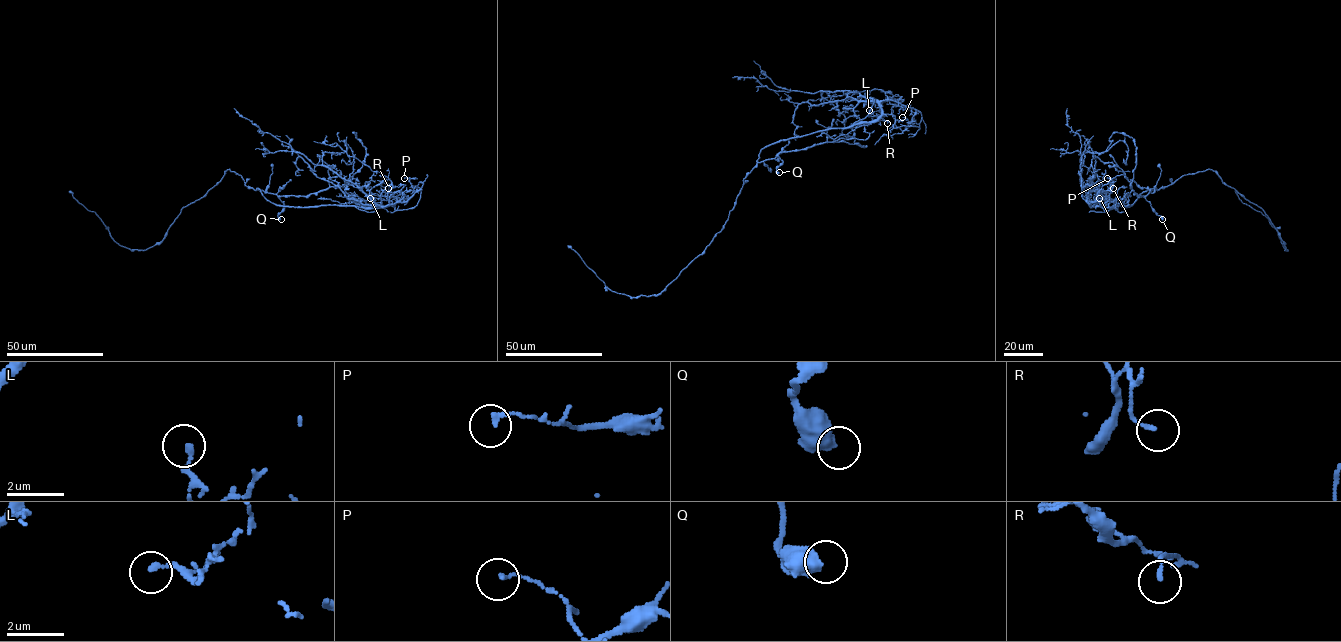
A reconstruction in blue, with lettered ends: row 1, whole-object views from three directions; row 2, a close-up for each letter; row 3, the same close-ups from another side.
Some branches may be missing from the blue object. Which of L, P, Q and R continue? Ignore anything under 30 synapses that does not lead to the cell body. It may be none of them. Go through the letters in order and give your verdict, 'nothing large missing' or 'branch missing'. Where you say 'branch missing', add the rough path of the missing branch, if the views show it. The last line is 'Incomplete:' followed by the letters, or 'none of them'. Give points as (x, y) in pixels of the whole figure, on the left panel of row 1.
L: nothing large missing
P: nothing large missing
Q: nothing large missing
R: nothing large missing
Incomplete: none of them

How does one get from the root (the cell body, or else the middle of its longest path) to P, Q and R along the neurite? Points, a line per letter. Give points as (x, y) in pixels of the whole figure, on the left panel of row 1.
P: (259, 189), (267, 200), (283, 206), (379, 208), (405, 202), (417, 191), (413, 190), (409, 178), (404, 178)
Q: (259, 189), (275, 193), (283, 203), (283, 209), (278, 215), (281, 219)
R: (259, 189), (267, 200), (283, 206), (378, 208), (382, 191), (387, 184), (388, 188)

